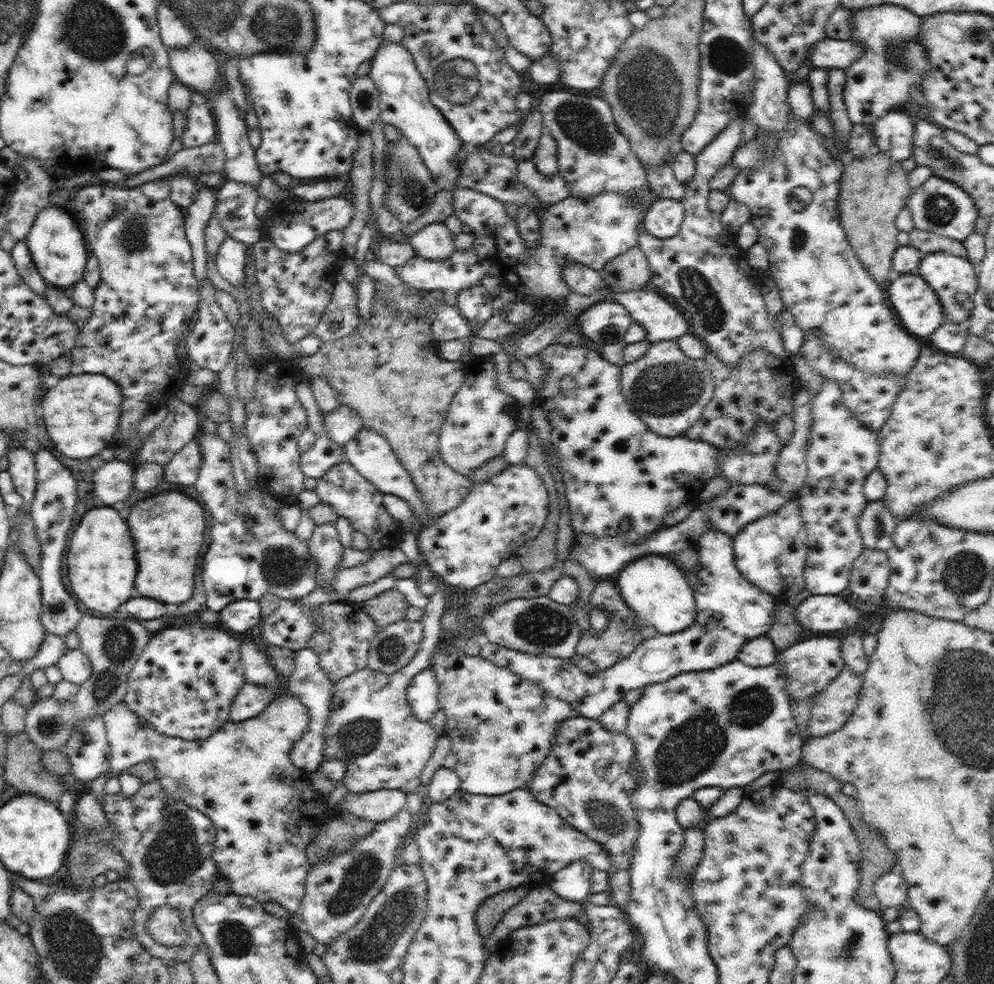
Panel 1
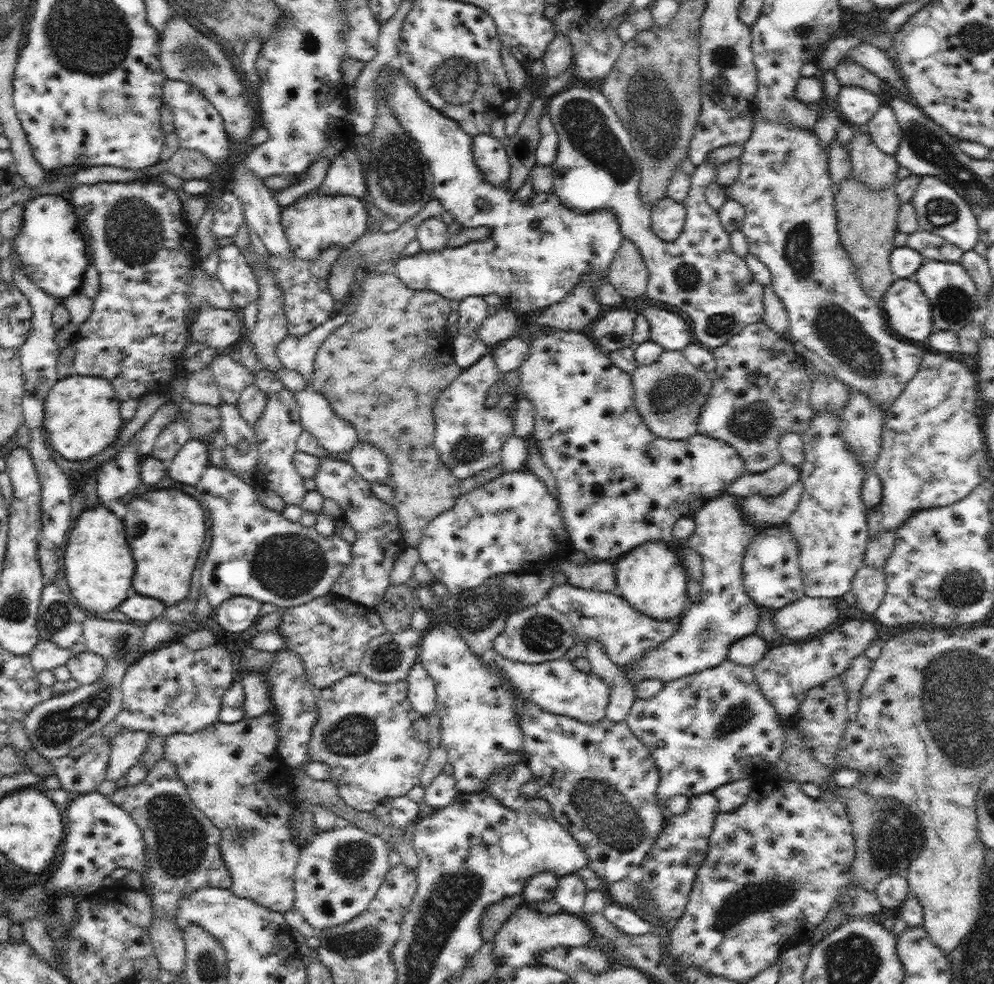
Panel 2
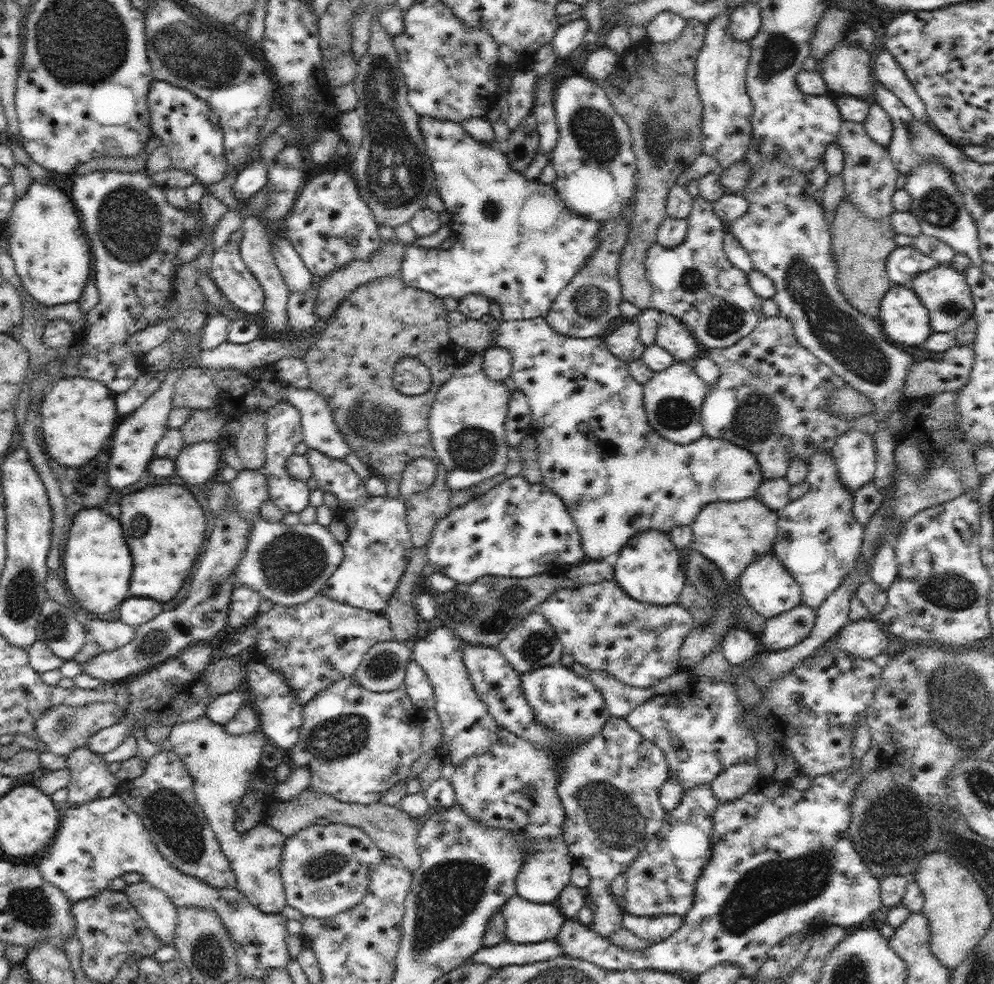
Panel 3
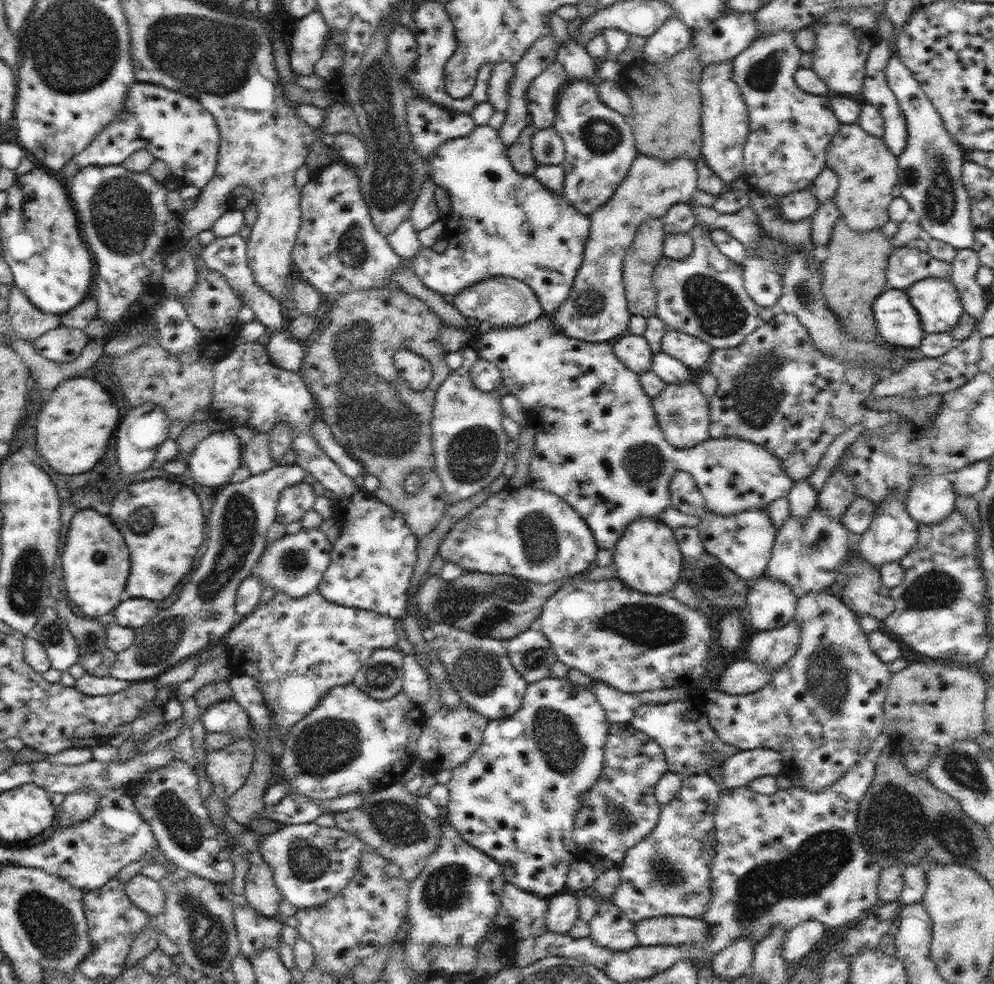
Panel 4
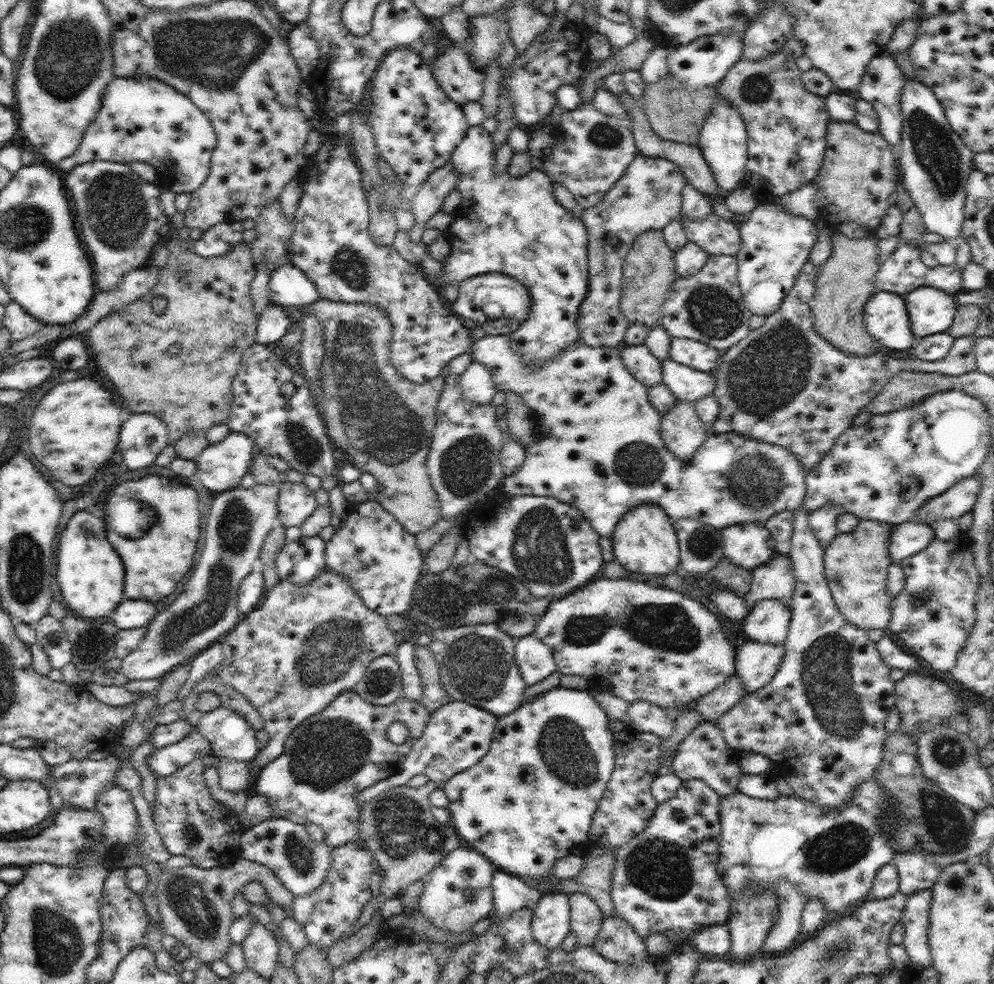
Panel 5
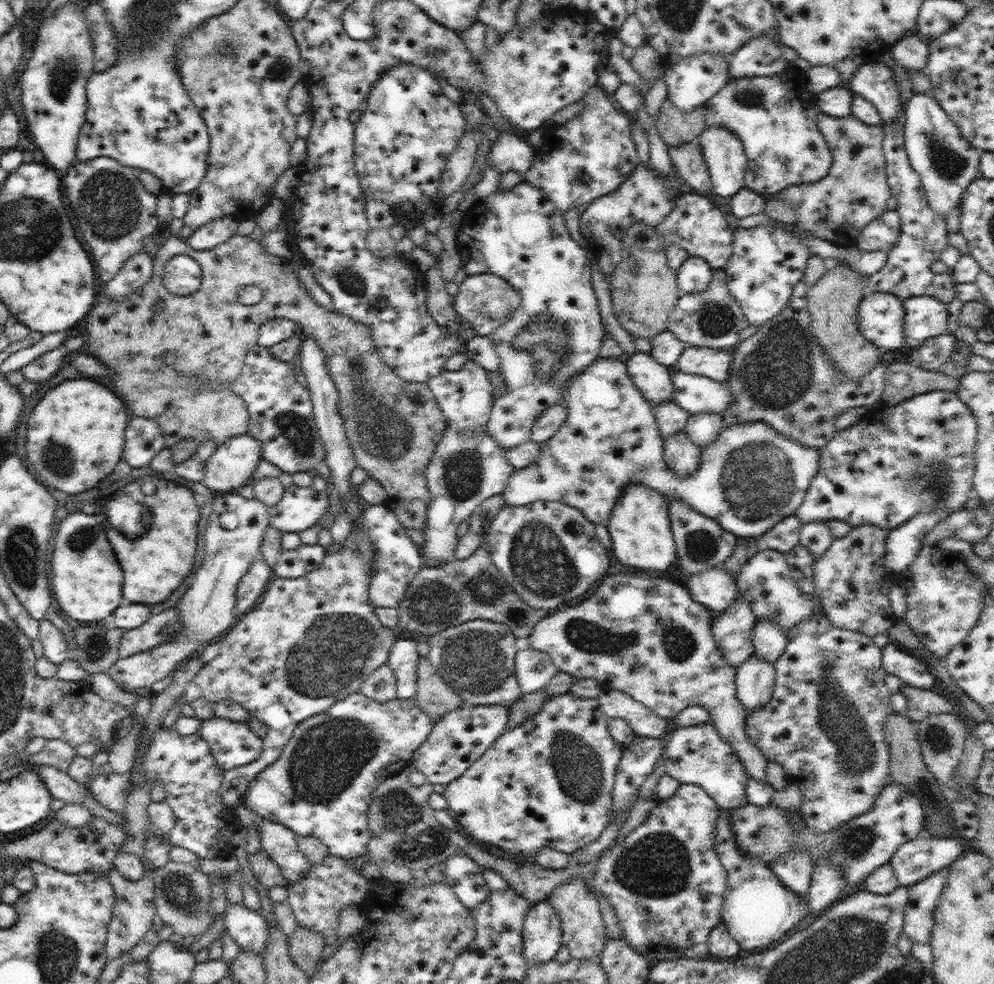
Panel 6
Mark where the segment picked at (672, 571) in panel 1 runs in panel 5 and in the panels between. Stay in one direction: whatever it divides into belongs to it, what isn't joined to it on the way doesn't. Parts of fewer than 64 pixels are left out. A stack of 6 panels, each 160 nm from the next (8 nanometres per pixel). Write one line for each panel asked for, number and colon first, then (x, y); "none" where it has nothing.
2: (650, 577)
3: (648, 569)
4: (647, 558)
5: (645, 541)

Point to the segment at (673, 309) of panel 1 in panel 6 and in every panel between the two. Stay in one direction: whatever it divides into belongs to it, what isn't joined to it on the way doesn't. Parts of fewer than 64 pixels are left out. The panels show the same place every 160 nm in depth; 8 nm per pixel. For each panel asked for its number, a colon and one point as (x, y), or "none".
2: (668, 329)
3: (673, 336)
4: (694, 353)
5: (703, 357)
6: (713, 363)

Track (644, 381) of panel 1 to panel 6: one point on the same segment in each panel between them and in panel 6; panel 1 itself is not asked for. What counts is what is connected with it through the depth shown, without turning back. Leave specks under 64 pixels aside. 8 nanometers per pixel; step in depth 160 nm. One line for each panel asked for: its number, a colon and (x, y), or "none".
2: (669, 394)
3: (674, 397)
4: (682, 411)
5: (682, 430)
6: (683, 456)

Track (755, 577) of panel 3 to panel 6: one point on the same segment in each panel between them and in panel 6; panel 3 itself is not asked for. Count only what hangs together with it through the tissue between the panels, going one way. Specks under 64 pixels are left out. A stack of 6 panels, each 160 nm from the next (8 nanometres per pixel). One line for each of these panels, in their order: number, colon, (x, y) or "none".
4: (771, 604)
5: (768, 622)
6: (769, 640)

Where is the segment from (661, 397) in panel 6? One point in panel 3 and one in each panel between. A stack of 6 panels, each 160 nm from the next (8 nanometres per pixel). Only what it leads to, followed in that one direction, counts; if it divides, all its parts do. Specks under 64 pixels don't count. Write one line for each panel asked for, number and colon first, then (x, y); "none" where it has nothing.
3: (623, 340)
4: (634, 351)
5: (643, 365)

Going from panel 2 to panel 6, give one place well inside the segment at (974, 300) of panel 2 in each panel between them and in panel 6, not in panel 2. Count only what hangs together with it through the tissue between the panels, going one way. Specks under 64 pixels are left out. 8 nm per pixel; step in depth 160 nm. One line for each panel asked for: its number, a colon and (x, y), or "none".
3: (944, 291)
4: (937, 302)
5: (931, 311)
6: (925, 316)

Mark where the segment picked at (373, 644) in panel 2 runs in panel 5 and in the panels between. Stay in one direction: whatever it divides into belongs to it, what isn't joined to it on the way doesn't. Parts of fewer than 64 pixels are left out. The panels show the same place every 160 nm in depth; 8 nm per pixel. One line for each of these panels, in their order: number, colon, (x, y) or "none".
3: (382, 668)
4: (381, 676)
5: (381, 684)

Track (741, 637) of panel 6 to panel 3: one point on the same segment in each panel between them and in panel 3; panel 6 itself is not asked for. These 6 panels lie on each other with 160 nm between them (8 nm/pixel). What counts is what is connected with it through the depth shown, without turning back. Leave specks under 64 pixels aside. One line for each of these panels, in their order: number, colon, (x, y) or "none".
3: (819, 541)
4: (807, 554)
5: (776, 579)

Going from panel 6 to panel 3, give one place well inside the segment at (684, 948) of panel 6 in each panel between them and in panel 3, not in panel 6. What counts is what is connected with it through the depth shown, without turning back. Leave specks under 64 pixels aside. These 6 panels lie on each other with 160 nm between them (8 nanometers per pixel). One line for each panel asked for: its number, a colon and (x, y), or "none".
3: (660, 882)
4: (667, 874)
5: (665, 880)

